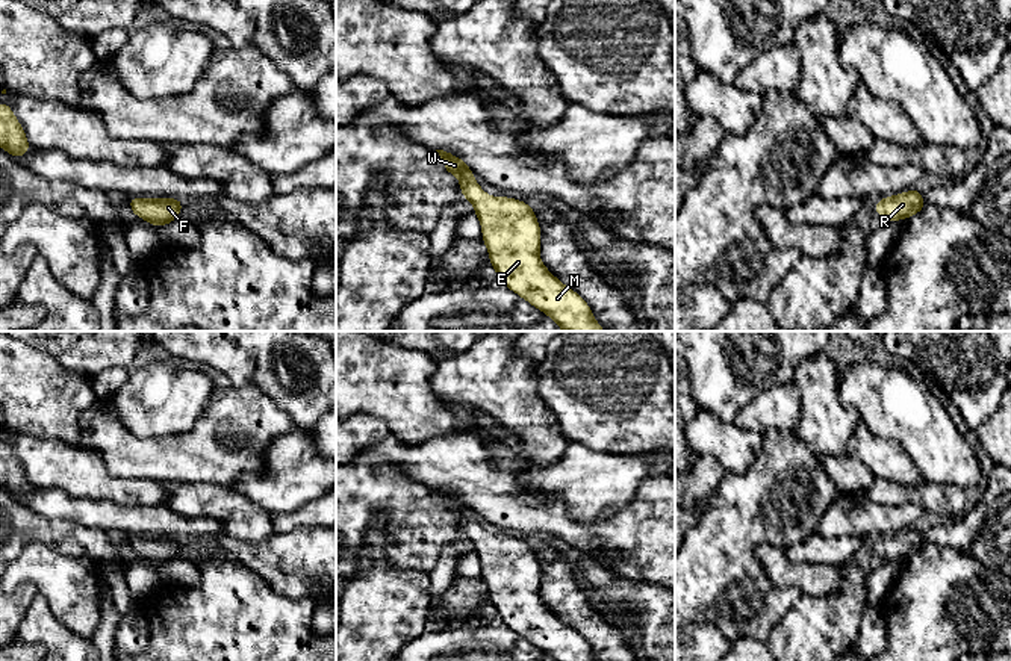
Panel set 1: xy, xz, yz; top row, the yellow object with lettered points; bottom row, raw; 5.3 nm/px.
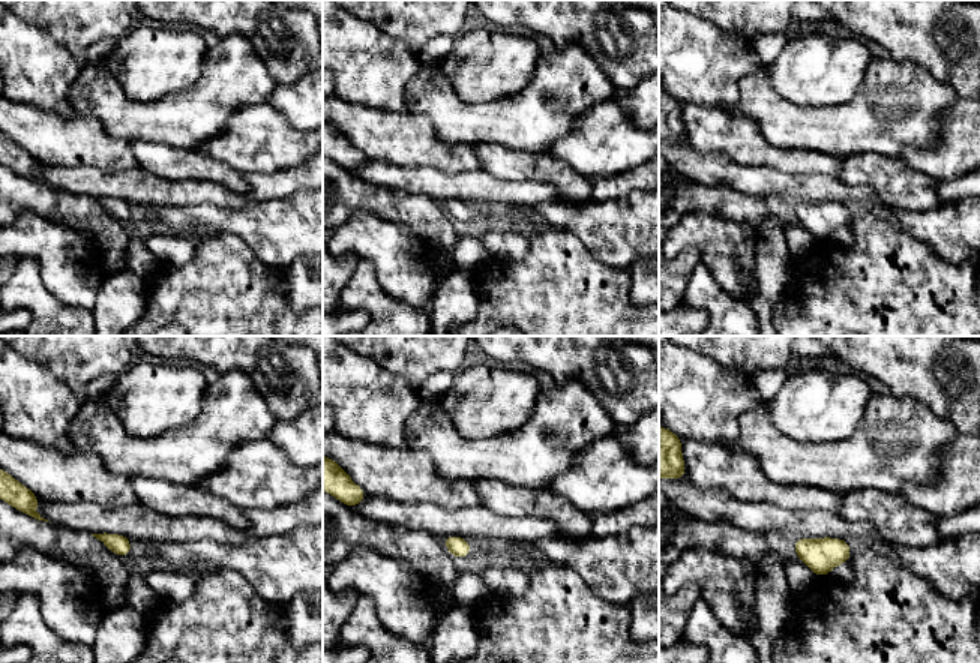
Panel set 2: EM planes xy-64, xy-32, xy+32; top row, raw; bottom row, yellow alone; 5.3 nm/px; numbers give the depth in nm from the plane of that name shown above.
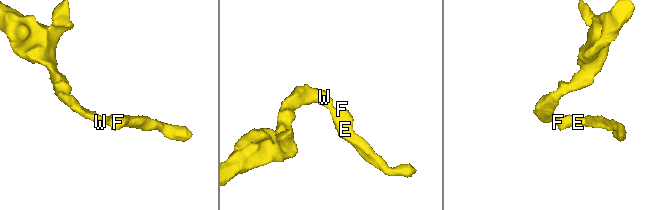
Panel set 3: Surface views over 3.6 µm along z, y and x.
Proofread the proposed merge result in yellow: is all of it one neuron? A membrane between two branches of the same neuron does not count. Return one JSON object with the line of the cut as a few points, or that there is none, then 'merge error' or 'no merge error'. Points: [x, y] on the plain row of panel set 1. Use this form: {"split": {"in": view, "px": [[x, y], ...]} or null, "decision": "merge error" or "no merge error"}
{"split": null, "decision": "no merge error"}

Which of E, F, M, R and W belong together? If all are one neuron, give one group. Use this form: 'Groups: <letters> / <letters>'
Groups: E F M R W

